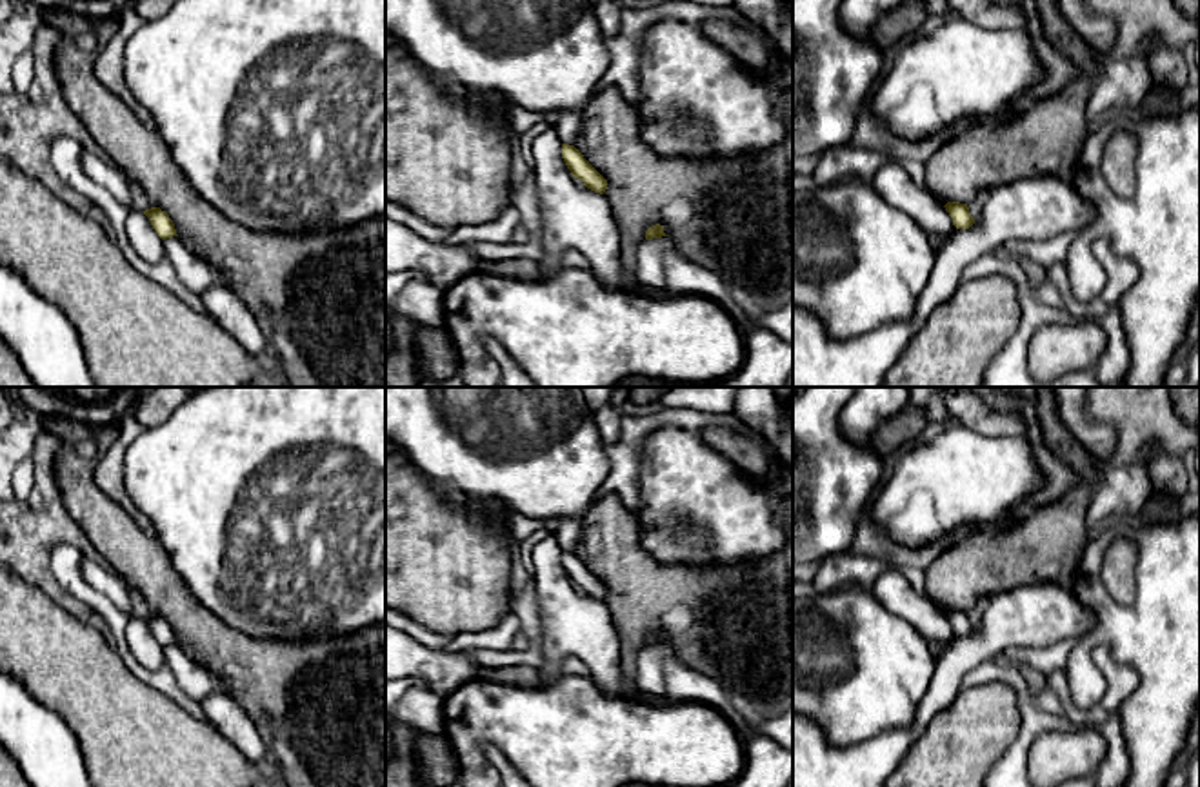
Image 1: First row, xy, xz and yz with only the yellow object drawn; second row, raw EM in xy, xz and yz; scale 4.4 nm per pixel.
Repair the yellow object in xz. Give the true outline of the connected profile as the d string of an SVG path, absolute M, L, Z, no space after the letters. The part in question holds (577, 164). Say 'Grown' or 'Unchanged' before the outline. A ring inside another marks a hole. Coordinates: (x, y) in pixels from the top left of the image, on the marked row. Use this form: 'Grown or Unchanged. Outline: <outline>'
Unchanged. Outline: M562 144L562 158L571 174L584 182L584 185L595 193L604 194L607 180L584 158L584 154L569 144Z

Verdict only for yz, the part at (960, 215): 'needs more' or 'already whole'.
already whole

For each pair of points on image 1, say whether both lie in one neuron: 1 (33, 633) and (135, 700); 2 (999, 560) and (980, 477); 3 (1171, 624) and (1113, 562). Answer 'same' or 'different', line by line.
1: same
2: different
3: different

